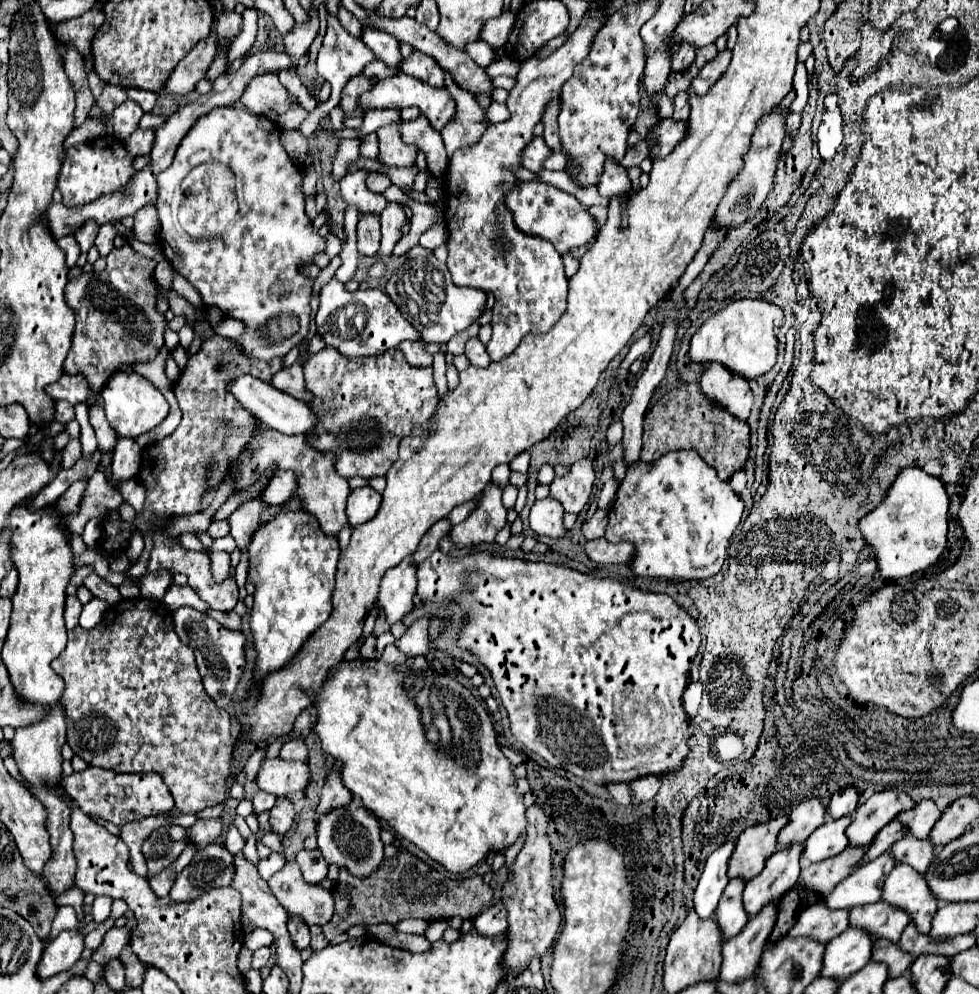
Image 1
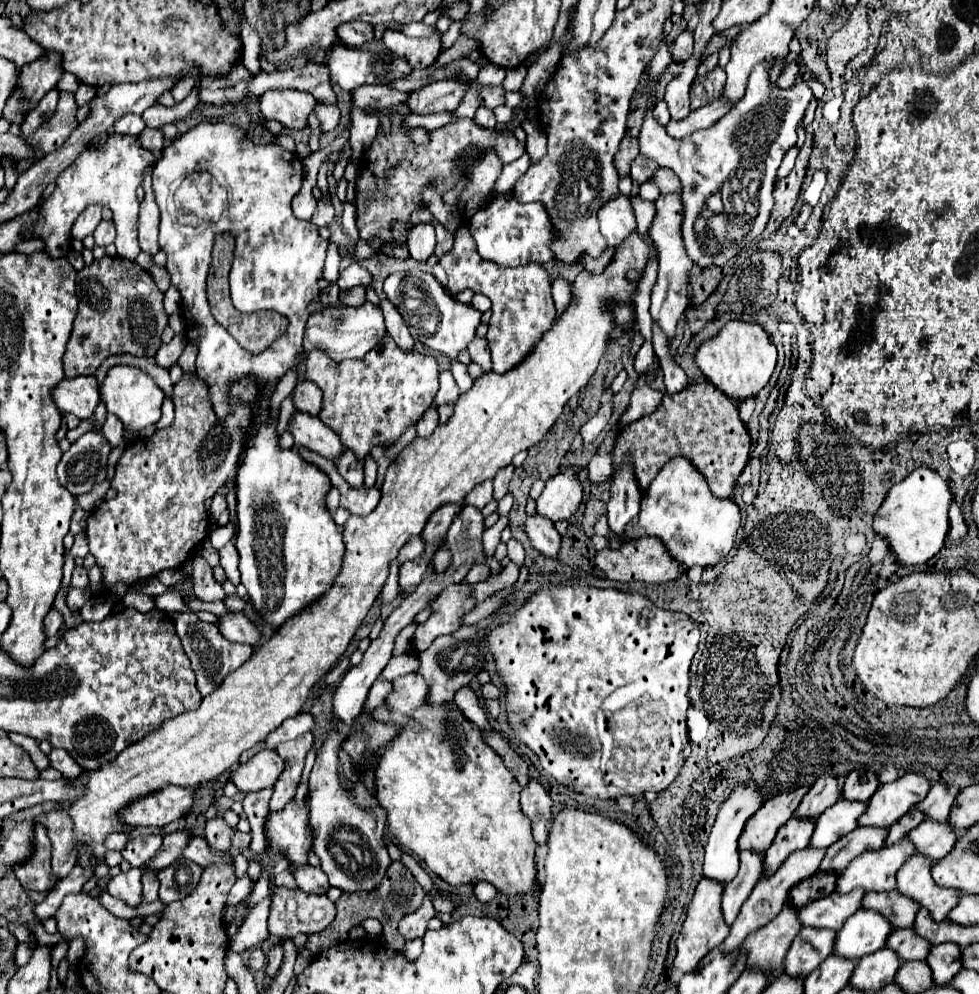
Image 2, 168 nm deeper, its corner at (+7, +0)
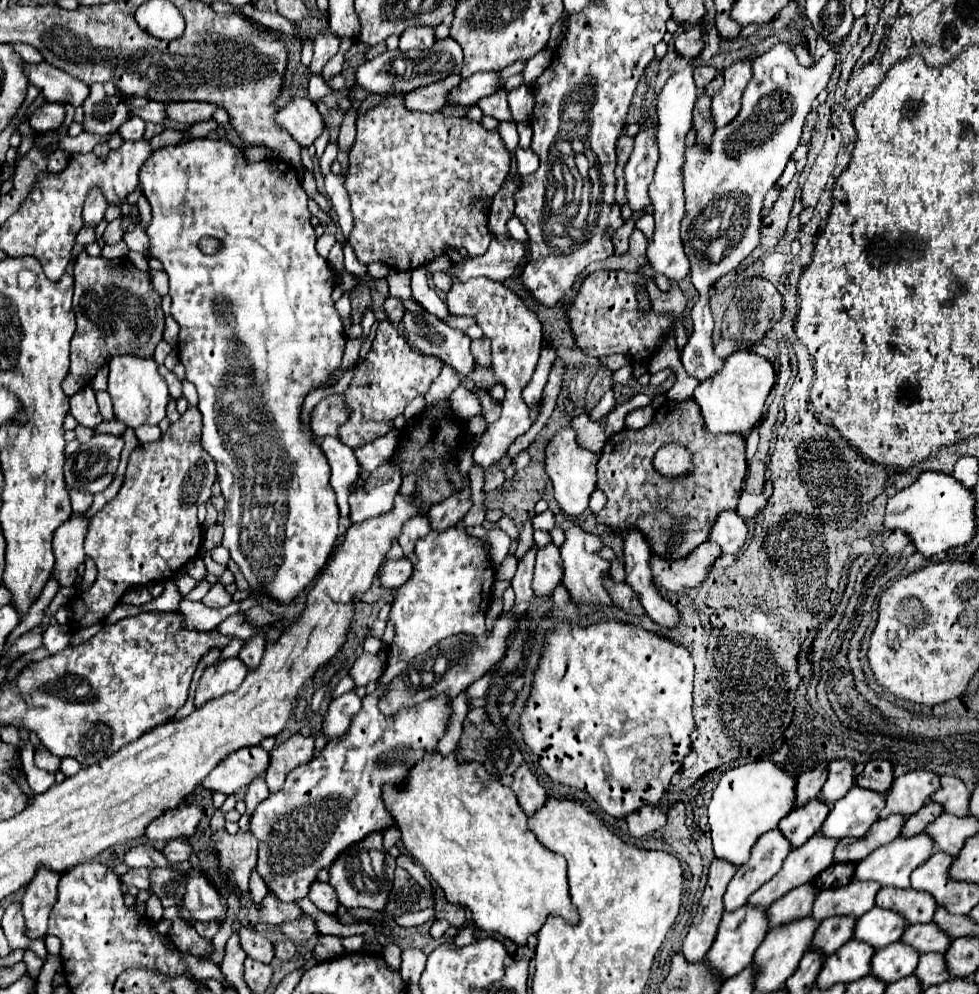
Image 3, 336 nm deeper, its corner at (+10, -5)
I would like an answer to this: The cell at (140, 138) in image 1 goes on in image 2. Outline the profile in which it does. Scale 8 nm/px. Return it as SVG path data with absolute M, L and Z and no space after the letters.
M149 127L139 135L139 141L145 149L149 149L153 153L159 153L163 149L163 143L165 143L161 129L149 129Z

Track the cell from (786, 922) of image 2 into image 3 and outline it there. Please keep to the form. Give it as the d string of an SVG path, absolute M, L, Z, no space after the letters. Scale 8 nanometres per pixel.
M812 882L794 888L790 894L782 896L774 906L770 906L768 928L778 928L792 920L802 920L810 916L810 906L814 904L814 898L816 898L816 890Z

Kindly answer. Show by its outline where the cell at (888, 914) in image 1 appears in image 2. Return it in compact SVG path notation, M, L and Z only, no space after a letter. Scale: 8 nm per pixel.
M897 889L889 893L867 893L863 899L863 907L875 909L885 915L895 929L911 927L919 909L919 905L911 897L905 897Z

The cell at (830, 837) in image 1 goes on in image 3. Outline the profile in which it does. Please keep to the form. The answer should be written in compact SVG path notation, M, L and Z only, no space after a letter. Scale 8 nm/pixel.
M852 786L850 792L844 798L840 798L826 816L820 834L836 840L844 836L862 838L866 830L878 820L882 808L884 794Z

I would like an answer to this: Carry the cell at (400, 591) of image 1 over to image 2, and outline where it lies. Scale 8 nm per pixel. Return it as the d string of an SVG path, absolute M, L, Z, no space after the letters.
M421 535L409 537L409 541L401 547L397 559L399 559L399 563L405 563L405 561L411 561L411 559L419 557L423 551L425 551L425 541L423 541L423 537L421 537Z

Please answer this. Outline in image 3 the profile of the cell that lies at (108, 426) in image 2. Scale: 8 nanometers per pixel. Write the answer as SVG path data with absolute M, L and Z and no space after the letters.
M96 392L96 400L98 400L98 408L100 408L100 414L102 414L102 420L104 420L104 422L110 422L110 420L114 420L112 402L110 402L110 396L108 396L108 392Z

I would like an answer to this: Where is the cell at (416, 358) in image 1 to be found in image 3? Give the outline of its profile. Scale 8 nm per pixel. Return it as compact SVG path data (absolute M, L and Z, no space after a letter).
M386 298L384 300L384 312L386 312L386 318L390 320L390 322L400 322L402 320L402 304L400 304L400 300L398 298Z

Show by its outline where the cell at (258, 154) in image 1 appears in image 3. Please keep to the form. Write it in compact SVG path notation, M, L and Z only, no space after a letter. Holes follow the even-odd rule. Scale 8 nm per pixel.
M194 138L194 140L186 140L186 142L182 142L182 144L174 144L174 146L166 146L166 148L162 148L162 150L154 150L152 152L152 156L144 162L144 166L142 166L142 174L140 174L140 186L142 186L142 192L144 192L144 196L148 198L148 202L150 202L150 206L152 206L152 224L148 226L148 236L150 236L150 256L154 256L154 258L158 258L162 264L164 264L164 272L170 276L170 296L172 296L172 318L180 324L180 338L178 338L178 358L180 358L180 362L184 364L184 368L186 368L186 380L188 382L192 382L194 386L196 386L196 390L198 390L198 398L200 398L200 402L198 402L198 410L202 412L202 418L204 418L204 428L202 428L202 444L206 446L206 450L210 450L210 454L214 454L214 460L218 462L218 482L220 482L220 488L222 488L222 494L224 494L224 498L226 498L226 510L224 510L224 522L222 522L222 526L224 526L224 538L222 538L222 546L224 548L228 548L230 550L230 556L232 556L232 560L238 564L238 568L240 568L240 574L246 578L246 582L252 586L252 590L256 590L256 592L262 592L262 594L266 594L266 596L270 596L272 600L276 600L278 604L284 604L284 606L288 606L288 604L292 604L292 600L320 574L320 570L324 568L324 564L328 562L328 558L330 558L330 552L332 552L332 548L334 548L334 544L336 544L336 538L338 538L338 506L336 506L336 494L334 494L334 490L332 490L332 486L330 486L330 466L328 466L328 462L326 462L326 456L322 454L322 450L318 450L318 446L314 444L314 438L312 438L312 434L310 432L306 432L304 428L302 428L302 424L300 424L300 408L302 408L302 400L304 400L304 396L312 390L312 388L318 388L320 384L324 384L326 380L328 380L328 376L340 366L340 360L342 360L342 354L344 354L344 344L346 344L346 336L344 336L344 328L342 328L342 320L340 320L340 316L338 316L338 312L334 310L334 302L332 302L332 298L330 298L330 294L332 294L332 288L336 286L336 274L332 272L332 268L328 266L328 262L316 252L316 248L314 248L314 244L316 244L316 234L314 234L314 228L312 228L312 224L310 224L310 218L312 218L312 214L308 212L308 196L306 196L306 192L302 190L302 186L300 186L300 178L298 178L298 174L296 174L296 170L294 170L294 166L290 166L288 162L282 162L282 160L262 160L262 162L254 162L254 164L250 164L250 162L246 162L244 160L244 156L240 154L240 150L238 150L238 146L232 146L232 144L228 144L228 142L224 142L224 140L210 140L210 138ZM202 236L216 236L216 238L220 238L222 240L222 244L224 244L224 248L220 250L220 252L216 252L216 254L212 254L212 256L206 256L206 254L202 254L202 250L198 248L198 240L202 238Z

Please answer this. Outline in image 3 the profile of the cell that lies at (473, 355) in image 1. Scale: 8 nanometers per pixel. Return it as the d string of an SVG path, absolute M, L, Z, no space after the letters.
M488 338L472 340L472 356L474 356L478 366L490 368L490 364L492 364L492 358L490 358L490 340Z

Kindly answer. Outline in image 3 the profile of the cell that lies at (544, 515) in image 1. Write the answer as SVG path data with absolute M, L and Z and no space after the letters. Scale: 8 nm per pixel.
M548 542L536 554L536 568L534 568L534 582L532 588L536 596L552 594L554 586L562 580L562 560L558 554L558 546Z

